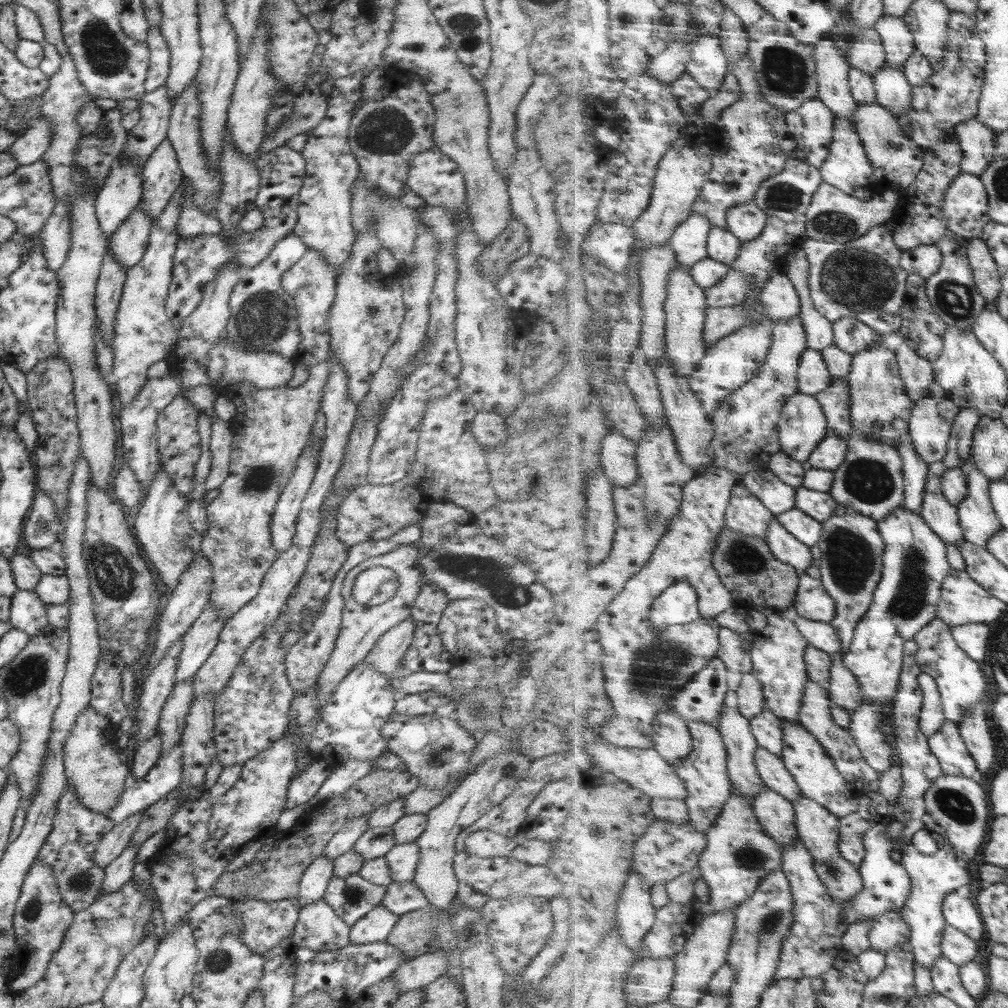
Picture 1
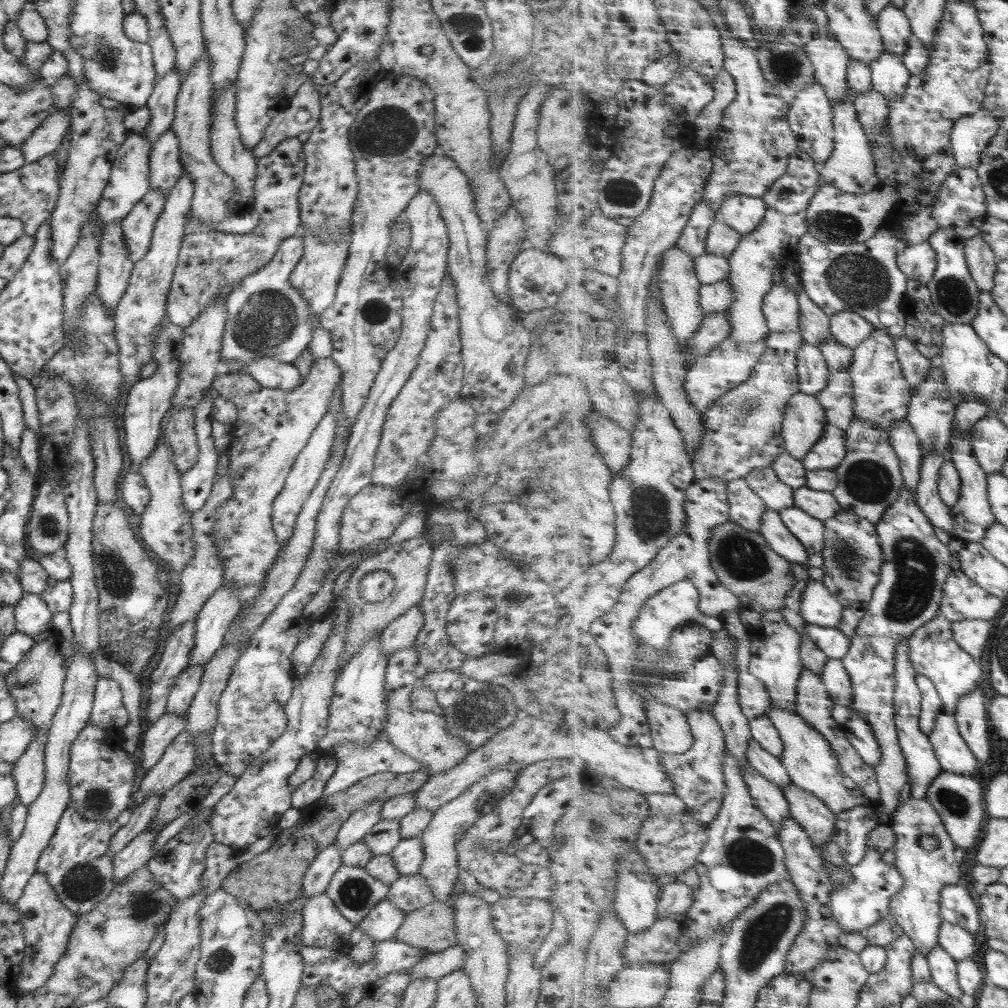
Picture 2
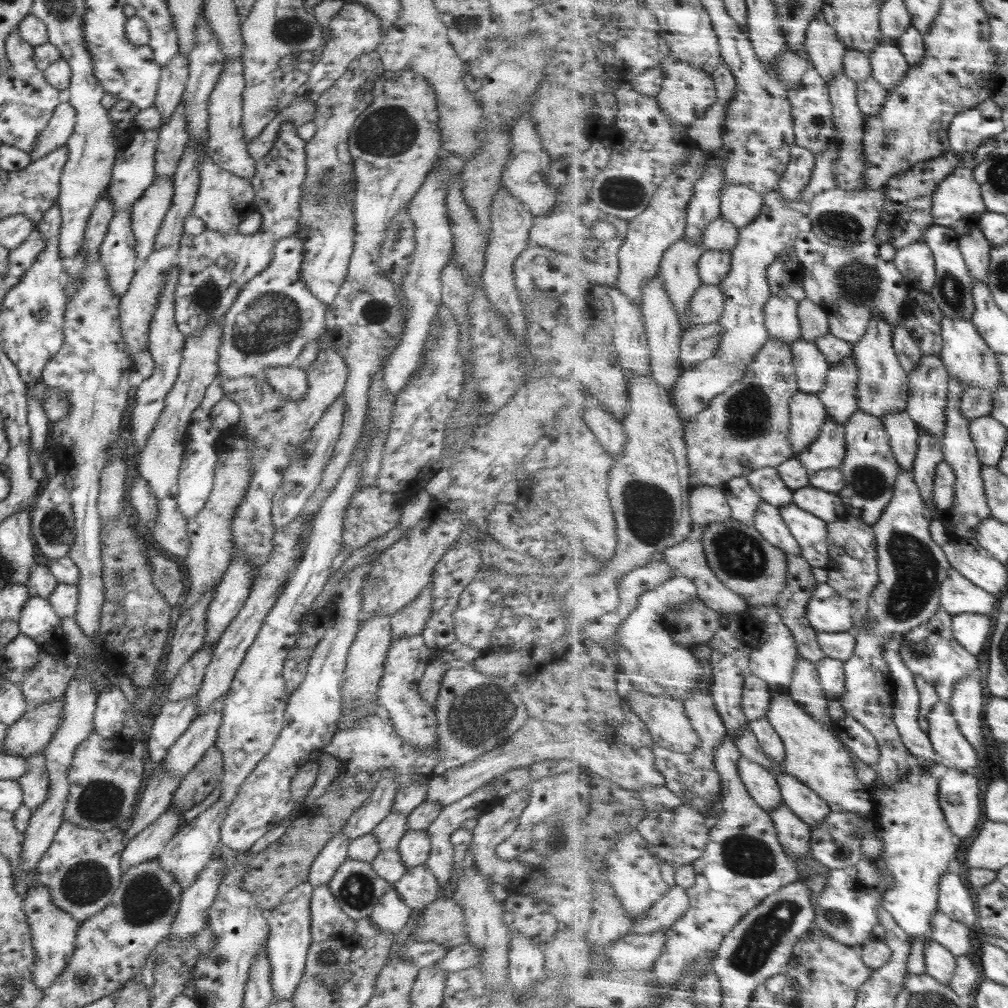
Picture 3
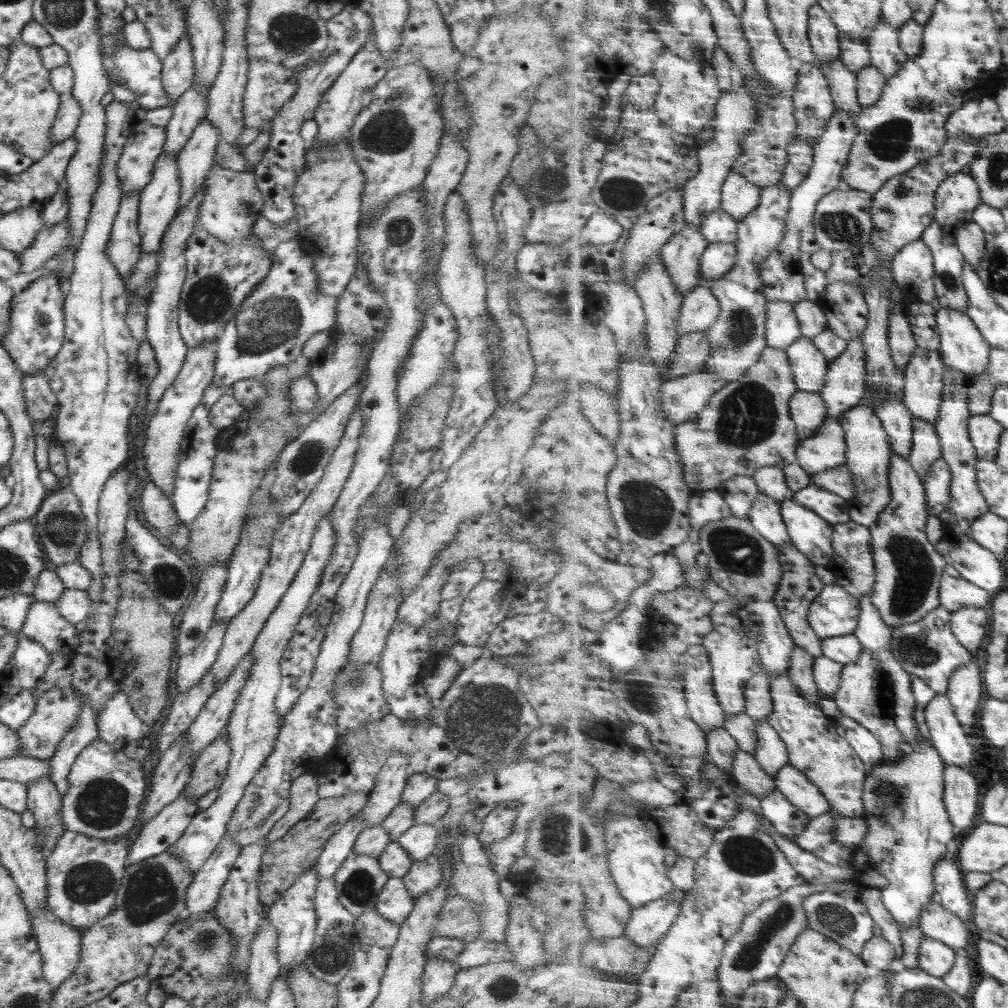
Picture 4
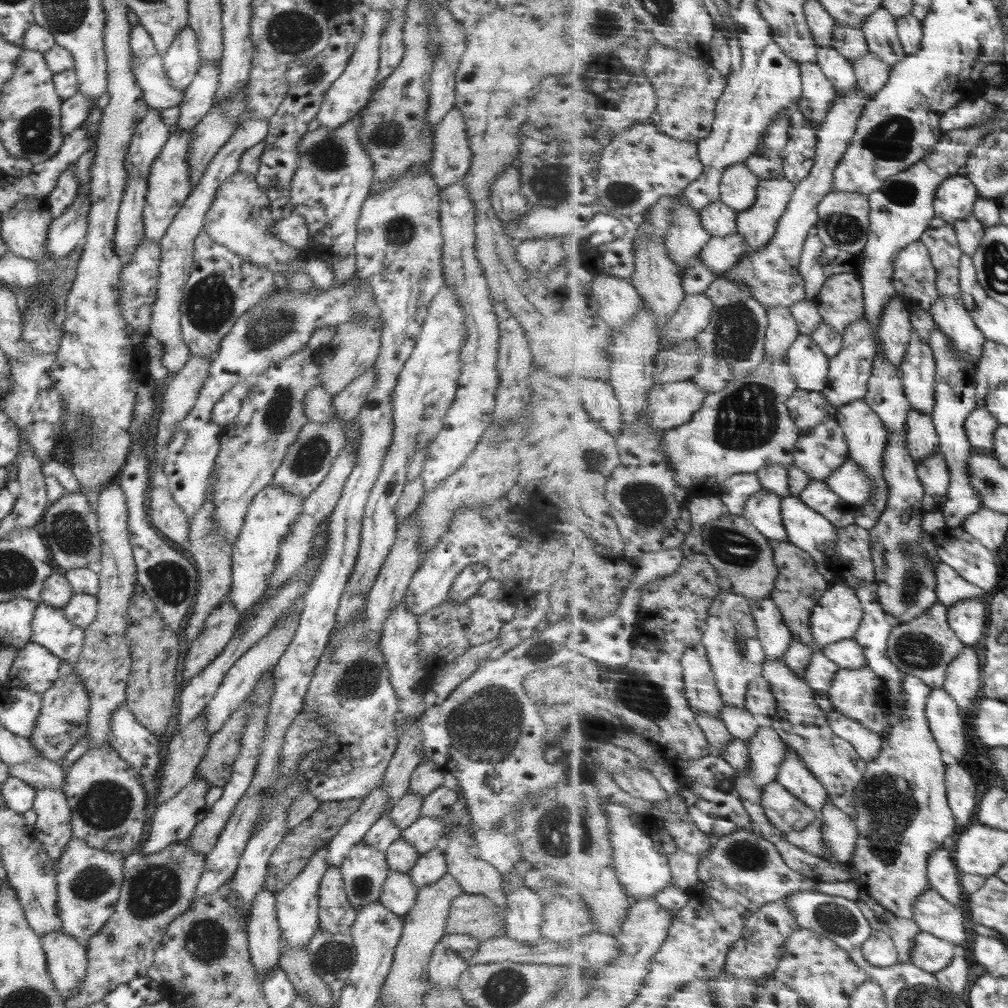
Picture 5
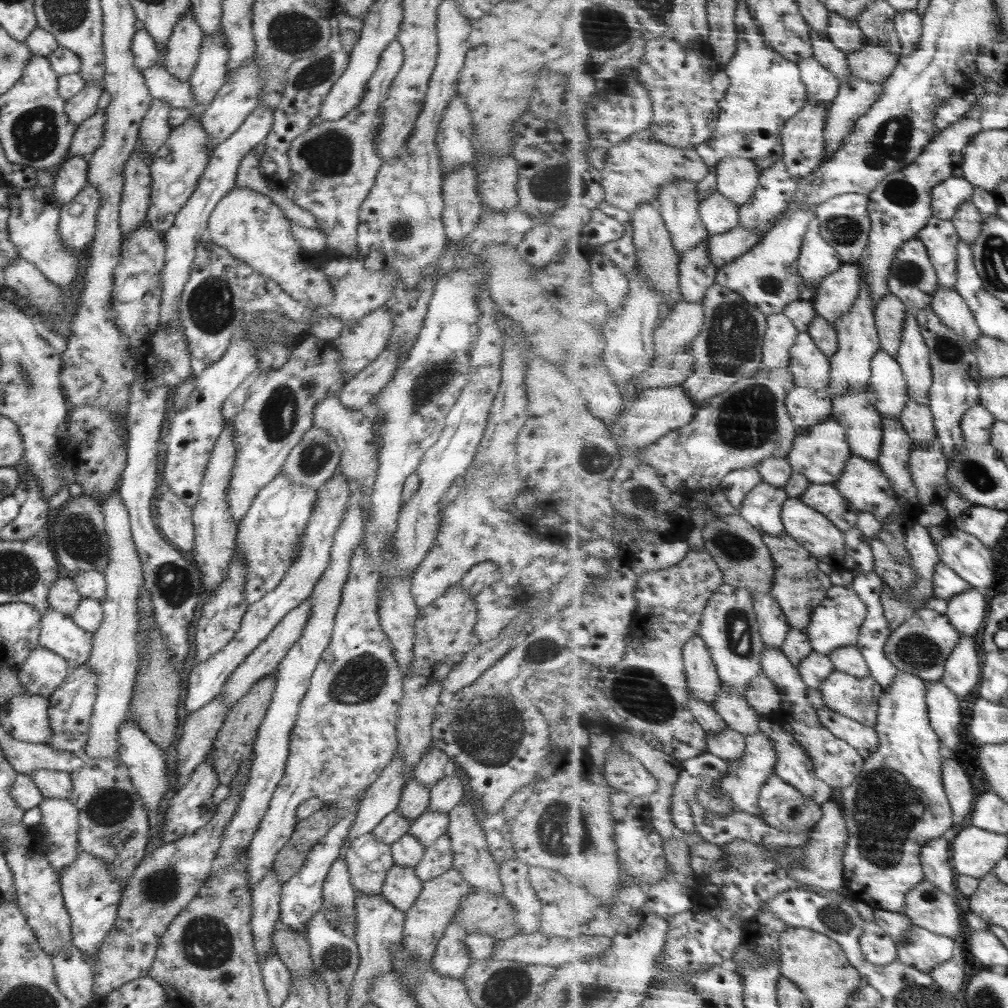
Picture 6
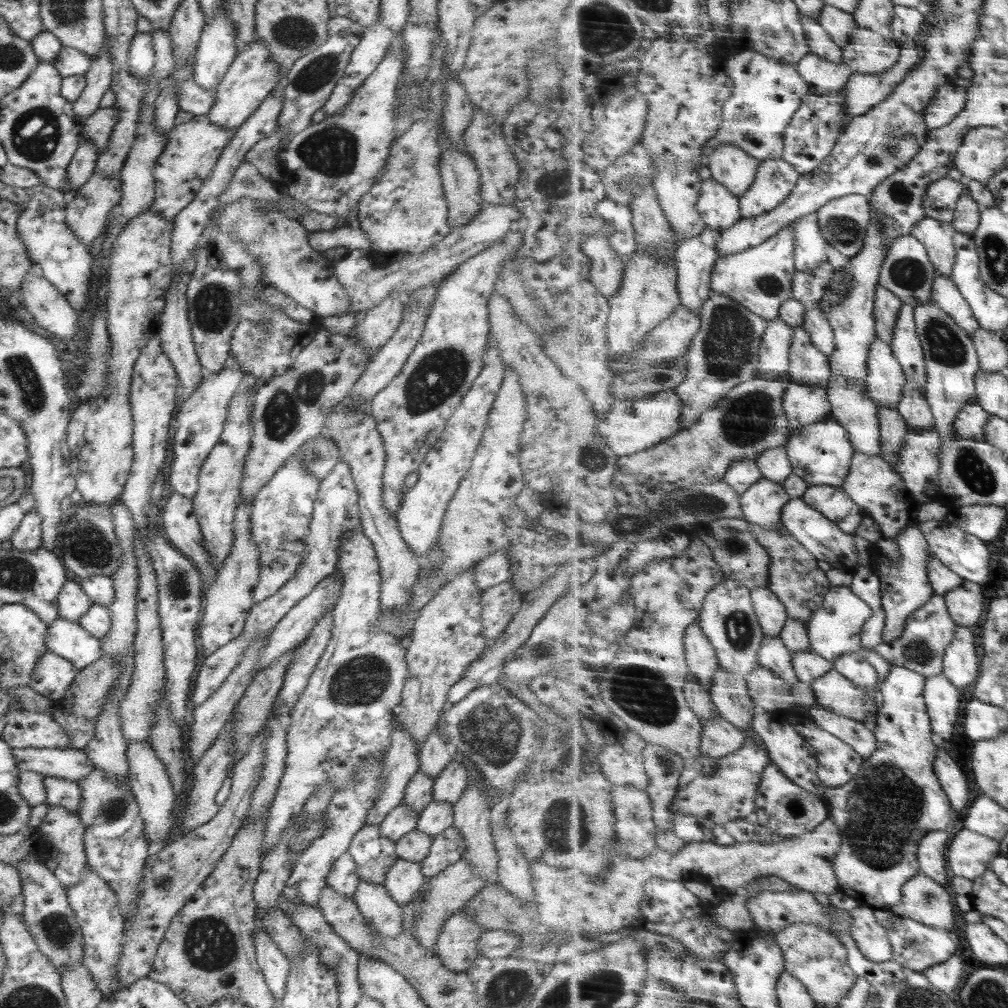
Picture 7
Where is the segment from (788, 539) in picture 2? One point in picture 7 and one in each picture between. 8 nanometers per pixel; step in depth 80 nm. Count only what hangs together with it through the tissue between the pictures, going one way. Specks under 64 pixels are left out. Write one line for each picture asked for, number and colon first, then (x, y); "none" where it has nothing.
3: (770, 521)
4: (767, 515)
5: (765, 510)
6: (764, 507)
7: (764, 504)

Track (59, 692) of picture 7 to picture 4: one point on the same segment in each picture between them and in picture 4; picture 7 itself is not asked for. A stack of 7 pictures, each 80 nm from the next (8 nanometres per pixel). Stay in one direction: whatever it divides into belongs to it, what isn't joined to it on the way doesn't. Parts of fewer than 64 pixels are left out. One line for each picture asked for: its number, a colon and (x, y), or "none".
4: (30, 660)
5: (34, 669)
6: (43, 670)

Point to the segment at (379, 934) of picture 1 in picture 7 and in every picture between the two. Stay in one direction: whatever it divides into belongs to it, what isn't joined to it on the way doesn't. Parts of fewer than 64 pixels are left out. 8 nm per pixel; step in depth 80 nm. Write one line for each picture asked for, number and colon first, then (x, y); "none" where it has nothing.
2: (382, 923)
3: (390, 914)
4: (394, 903)
5: (399, 892)
6: (402, 885)
7: (404, 880)

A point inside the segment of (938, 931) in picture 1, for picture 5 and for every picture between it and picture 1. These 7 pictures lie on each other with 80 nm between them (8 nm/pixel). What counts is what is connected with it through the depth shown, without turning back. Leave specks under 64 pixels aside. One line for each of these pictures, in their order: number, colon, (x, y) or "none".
2: (918, 908)
3: (920, 846)
4: (910, 828)
5: (904, 815)

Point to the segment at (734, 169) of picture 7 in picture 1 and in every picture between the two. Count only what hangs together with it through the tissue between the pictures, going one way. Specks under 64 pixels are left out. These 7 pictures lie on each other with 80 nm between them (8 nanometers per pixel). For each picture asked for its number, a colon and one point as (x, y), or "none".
1: (747, 221)
2: (745, 212)
3: (742, 205)
4: (741, 197)
5: (740, 189)
6: (739, 177)

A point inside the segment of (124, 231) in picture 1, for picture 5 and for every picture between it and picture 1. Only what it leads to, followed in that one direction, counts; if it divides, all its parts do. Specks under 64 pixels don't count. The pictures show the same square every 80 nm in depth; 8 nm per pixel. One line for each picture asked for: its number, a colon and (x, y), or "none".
2: (138, 225)
3: (147, 212)
4: (159, 200)
5: (169, 184)

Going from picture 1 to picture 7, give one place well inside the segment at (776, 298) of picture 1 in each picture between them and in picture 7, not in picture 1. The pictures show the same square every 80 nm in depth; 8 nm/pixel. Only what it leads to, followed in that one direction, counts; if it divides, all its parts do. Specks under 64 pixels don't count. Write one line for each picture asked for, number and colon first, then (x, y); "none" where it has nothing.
2: (782, 306)
3: (783, 319)
4: (784, 328)
5: (784, 329)
6: (782, 334)
7: (776, 355)

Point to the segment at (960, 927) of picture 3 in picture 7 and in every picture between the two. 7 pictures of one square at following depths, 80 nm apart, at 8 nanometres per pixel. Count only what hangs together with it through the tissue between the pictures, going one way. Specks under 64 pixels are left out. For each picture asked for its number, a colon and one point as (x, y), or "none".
4: (938, 922)
5: (935, 914)
6: (928, 905)
7: (926, 900)

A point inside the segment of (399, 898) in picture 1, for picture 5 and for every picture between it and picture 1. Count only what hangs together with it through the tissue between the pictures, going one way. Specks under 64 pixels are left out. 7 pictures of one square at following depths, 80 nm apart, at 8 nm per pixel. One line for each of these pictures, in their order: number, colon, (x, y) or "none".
2: (408, 893)
3: (418, 887)
4: (424, 875)
5: (432, 864)

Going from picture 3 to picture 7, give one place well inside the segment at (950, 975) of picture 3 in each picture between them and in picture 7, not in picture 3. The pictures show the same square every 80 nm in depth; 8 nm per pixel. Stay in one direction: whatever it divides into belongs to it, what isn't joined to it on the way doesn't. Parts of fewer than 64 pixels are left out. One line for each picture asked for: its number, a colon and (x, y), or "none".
4: (938, 958)
5: (933, 954)
6: (925, 949)
7: (920, 947)

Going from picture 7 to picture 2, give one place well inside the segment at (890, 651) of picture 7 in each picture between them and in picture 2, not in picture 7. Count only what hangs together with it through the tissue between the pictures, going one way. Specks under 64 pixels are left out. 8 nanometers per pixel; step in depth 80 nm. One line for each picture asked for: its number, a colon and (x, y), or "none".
2: (935, 652)
3: (932, 650)
4: (929, 649)
5: (926, 648)
6: (923, 645)

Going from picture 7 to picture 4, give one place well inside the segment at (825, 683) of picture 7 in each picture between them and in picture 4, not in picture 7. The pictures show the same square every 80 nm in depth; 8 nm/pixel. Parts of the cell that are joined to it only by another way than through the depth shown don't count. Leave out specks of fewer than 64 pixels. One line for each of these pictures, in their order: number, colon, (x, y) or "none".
4: (865, 694)
5: (861, 693)
6: (859, 697)

